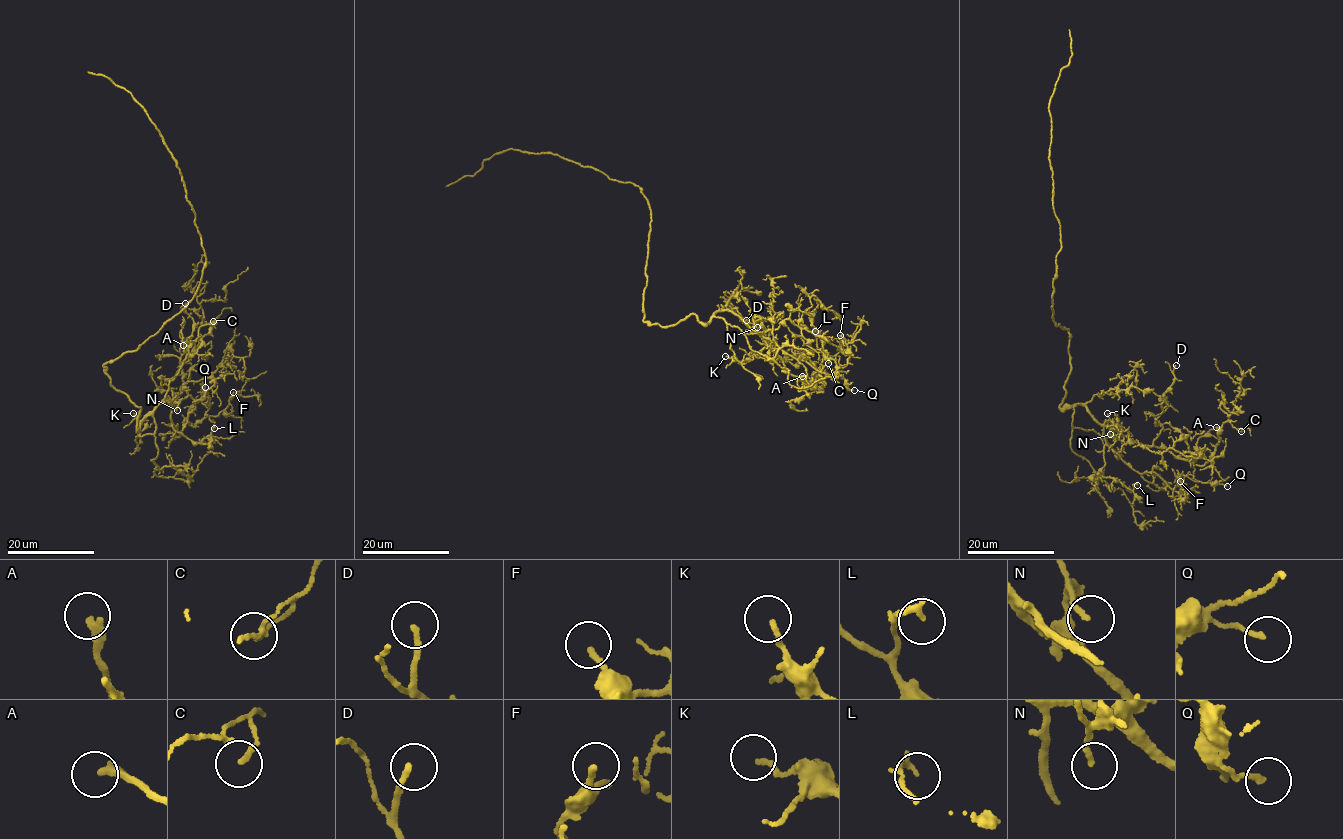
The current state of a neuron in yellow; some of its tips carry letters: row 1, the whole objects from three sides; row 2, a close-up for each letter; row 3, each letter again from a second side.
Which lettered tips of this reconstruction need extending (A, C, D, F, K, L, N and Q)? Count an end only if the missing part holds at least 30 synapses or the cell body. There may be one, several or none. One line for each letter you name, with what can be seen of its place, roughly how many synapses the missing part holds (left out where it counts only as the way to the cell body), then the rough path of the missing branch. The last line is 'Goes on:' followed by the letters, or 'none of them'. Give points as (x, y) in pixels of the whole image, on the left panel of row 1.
A: (183, 345) | 110 syn | (183, 345), (186, 342), (190, 319), (150, 313), (153, 295), (150, 258), (158, 251)
D: (185, 303) | 30 syn | (185, 303), (184, 298), (194, 283)
Goes on: A, D

